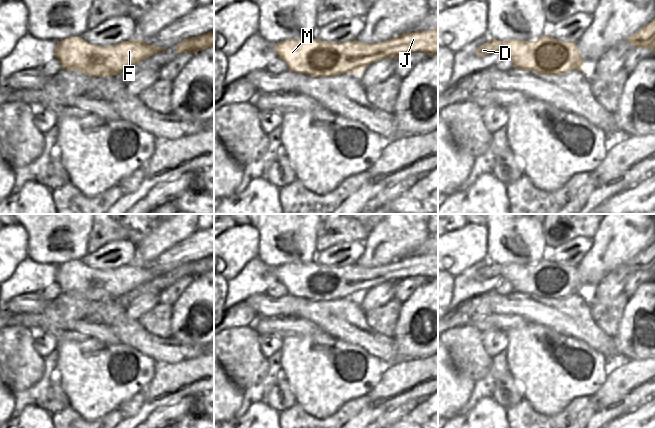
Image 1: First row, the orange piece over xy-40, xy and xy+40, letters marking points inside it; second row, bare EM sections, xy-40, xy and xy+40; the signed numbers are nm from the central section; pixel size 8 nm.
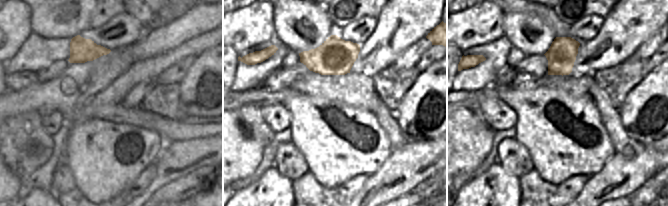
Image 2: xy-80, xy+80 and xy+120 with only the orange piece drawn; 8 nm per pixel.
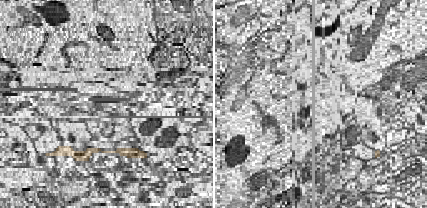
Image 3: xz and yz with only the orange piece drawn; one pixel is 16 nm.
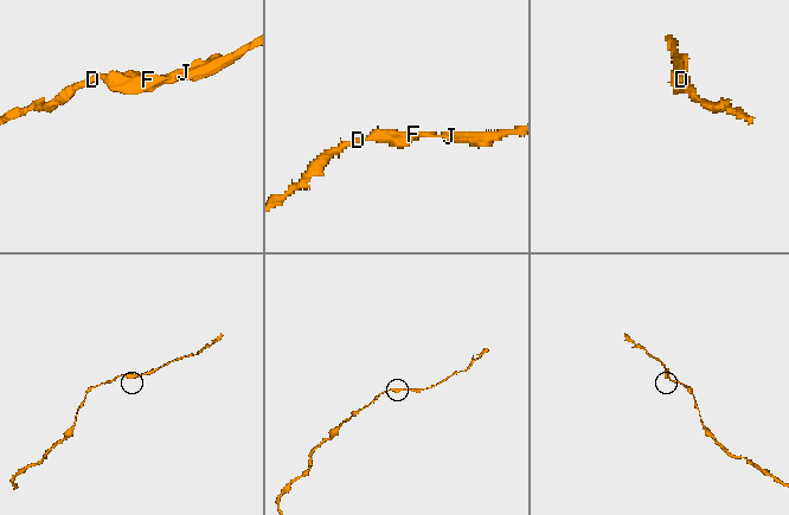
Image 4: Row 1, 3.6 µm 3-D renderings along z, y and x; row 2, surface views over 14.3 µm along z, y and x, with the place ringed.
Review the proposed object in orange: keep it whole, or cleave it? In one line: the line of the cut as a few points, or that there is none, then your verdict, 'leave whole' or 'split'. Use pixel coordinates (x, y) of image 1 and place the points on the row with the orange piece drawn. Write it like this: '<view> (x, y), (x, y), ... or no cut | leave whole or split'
no cut | leave whole

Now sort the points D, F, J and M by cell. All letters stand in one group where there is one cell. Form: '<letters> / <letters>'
D F J M

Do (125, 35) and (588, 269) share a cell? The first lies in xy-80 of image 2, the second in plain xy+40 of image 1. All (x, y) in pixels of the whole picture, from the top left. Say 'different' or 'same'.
different

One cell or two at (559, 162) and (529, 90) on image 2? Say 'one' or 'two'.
one

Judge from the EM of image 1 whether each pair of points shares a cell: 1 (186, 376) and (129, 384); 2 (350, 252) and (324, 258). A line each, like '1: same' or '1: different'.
1: different
2: same

